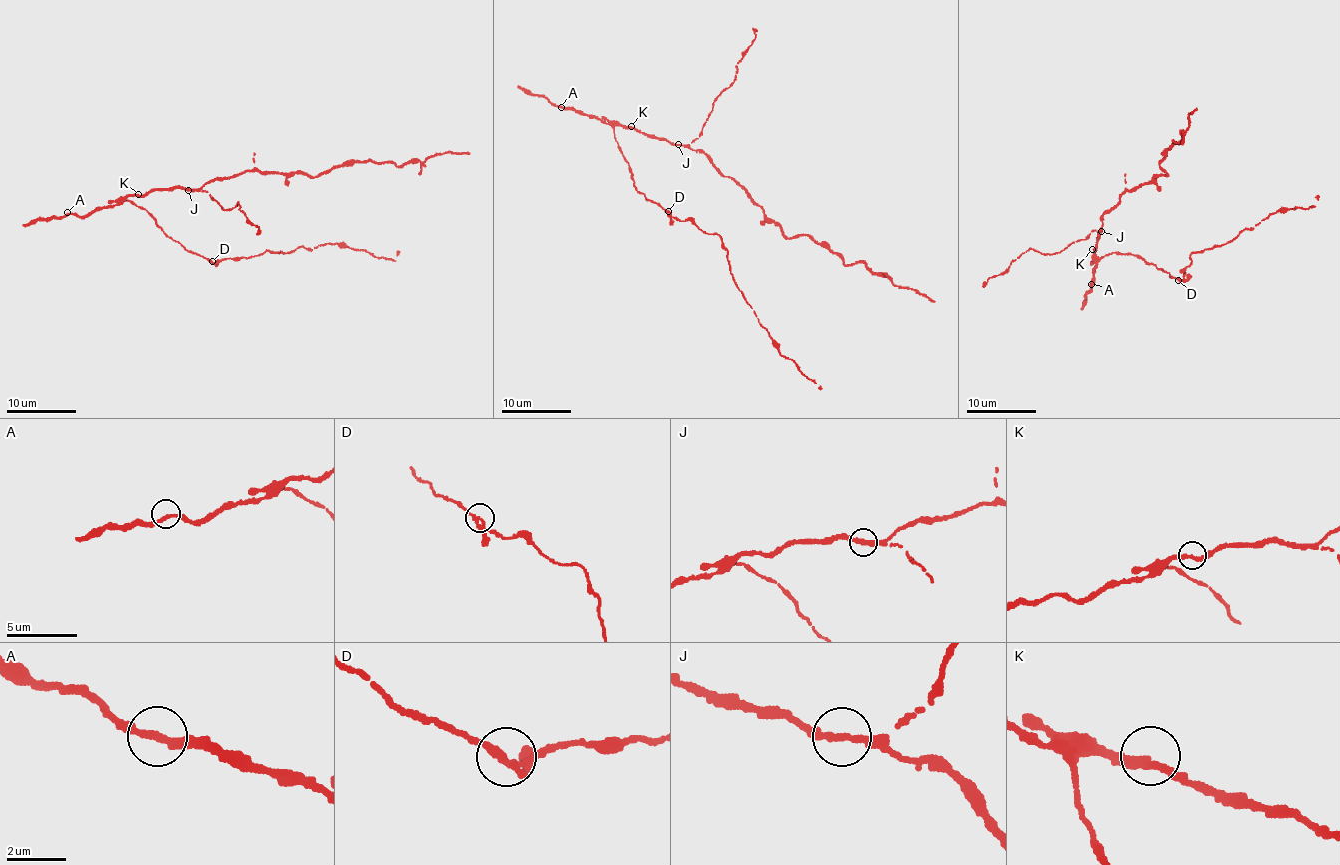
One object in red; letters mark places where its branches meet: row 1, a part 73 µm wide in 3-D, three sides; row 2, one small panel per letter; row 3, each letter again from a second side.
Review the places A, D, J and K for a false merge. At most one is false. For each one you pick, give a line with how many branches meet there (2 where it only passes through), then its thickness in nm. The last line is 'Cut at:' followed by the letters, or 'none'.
Cut at: none

